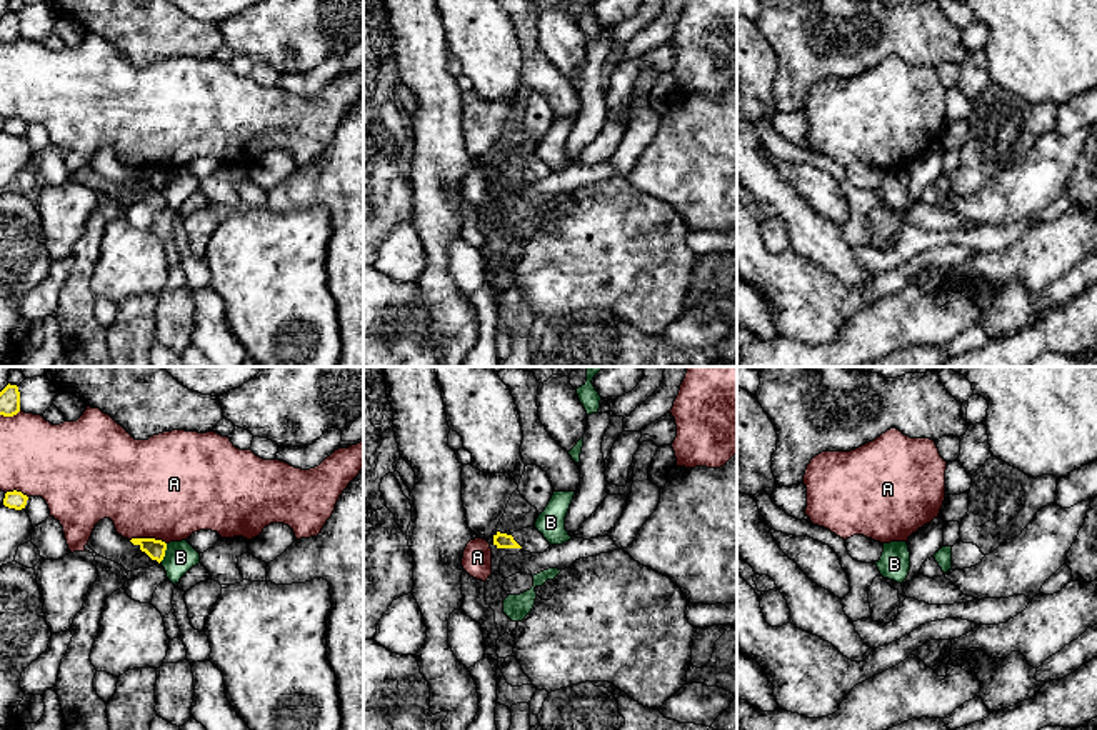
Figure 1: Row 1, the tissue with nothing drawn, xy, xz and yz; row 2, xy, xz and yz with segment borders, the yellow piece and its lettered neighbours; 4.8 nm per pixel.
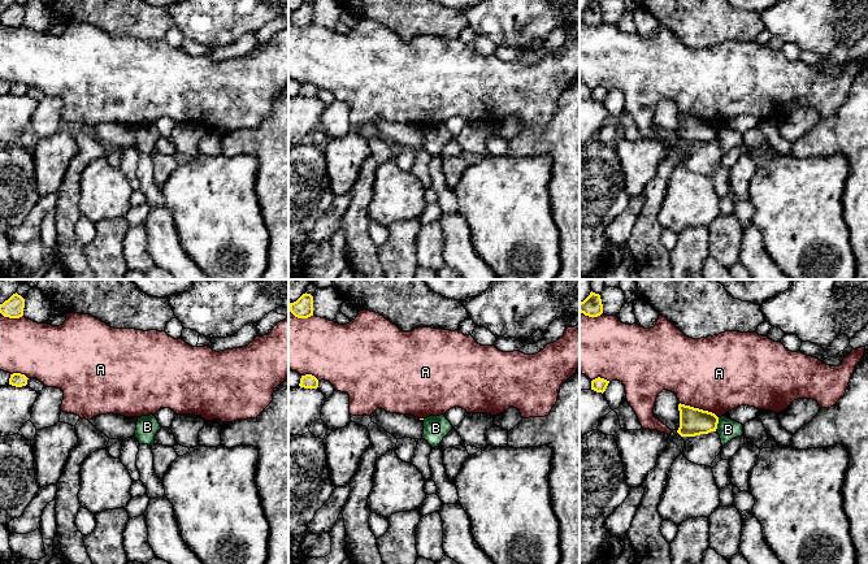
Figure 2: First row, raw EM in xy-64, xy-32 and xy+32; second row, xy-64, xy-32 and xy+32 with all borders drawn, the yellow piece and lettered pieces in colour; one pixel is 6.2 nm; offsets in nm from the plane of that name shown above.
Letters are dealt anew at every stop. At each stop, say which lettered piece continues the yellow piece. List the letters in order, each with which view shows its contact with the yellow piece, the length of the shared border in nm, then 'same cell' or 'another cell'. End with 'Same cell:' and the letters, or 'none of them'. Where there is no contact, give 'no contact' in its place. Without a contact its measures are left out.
A: contact in xy; length 180 nm; another cell
B: contact in xy; length 100 nm; another cell
Same cell: none of them

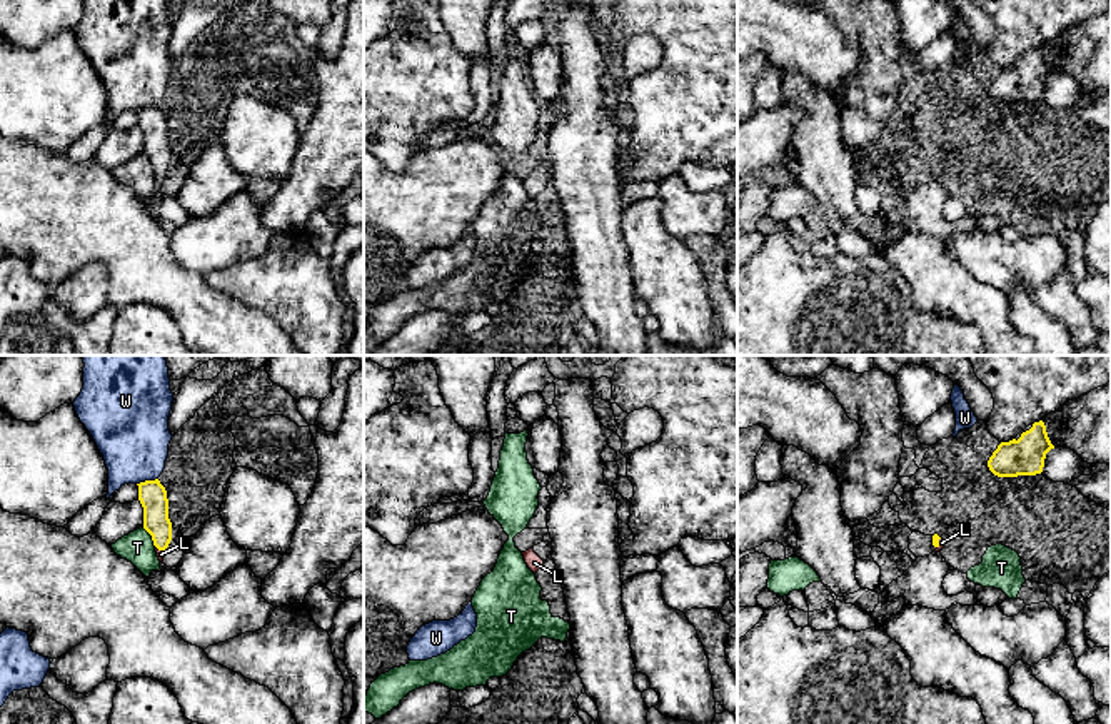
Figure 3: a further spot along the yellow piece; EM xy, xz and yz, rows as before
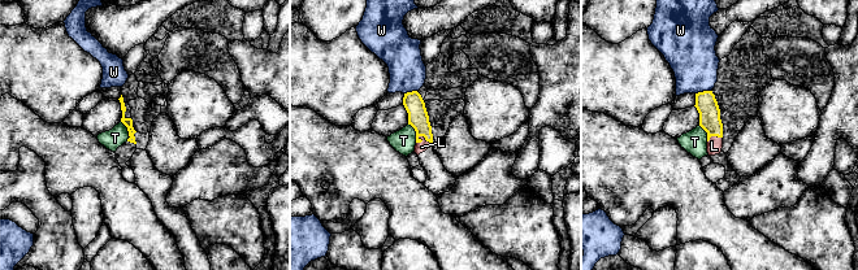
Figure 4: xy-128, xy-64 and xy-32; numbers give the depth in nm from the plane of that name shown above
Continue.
L: contact in xy; length 60 nm; same cell
T: contact in xy; length 120 nm; another cell
W: contact in xy; length 110 nm; another cell
Same cell: L

